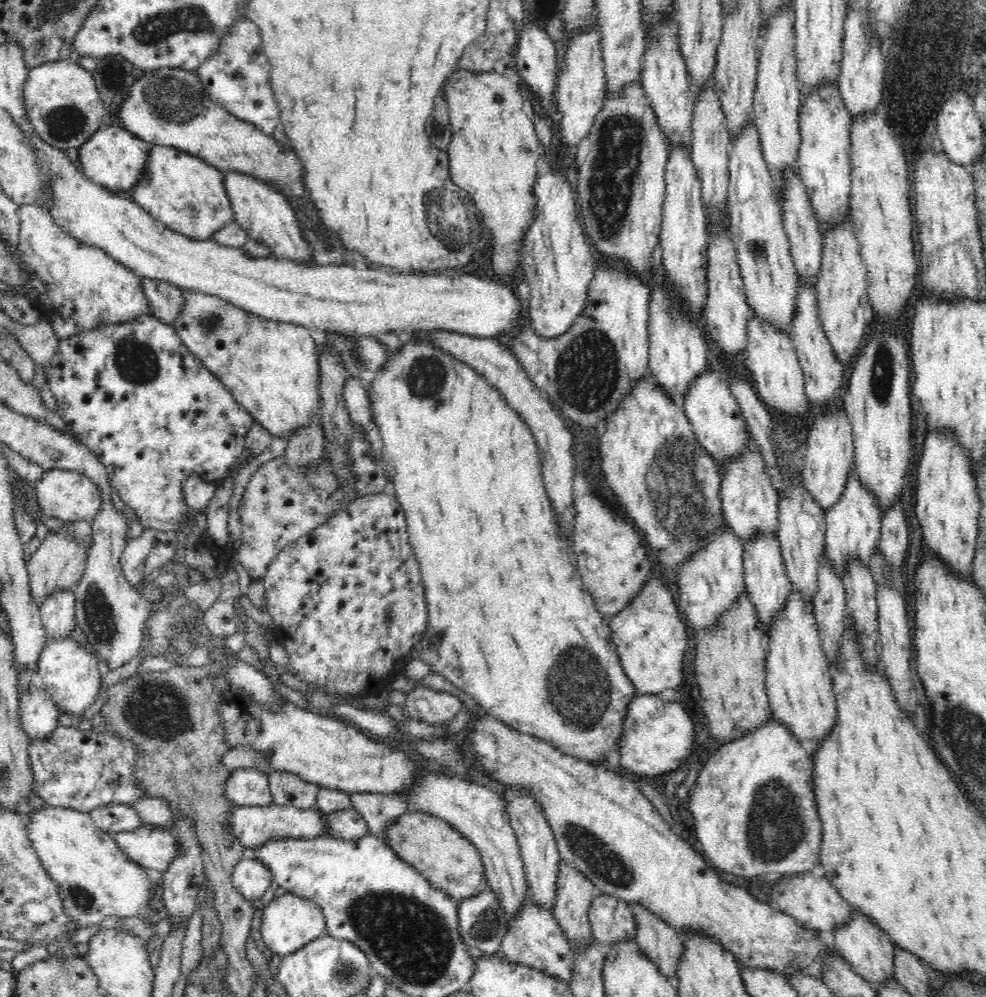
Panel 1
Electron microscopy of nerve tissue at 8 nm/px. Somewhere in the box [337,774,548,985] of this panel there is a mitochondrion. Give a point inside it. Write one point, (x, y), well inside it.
(486, 925)

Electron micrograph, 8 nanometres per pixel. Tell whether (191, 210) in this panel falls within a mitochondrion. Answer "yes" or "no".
yes

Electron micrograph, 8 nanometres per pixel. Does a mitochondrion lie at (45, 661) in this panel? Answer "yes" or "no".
no

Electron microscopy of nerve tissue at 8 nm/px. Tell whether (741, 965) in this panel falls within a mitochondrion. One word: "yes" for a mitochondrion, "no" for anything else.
no

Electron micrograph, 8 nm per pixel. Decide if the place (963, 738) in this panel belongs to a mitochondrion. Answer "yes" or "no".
yes

